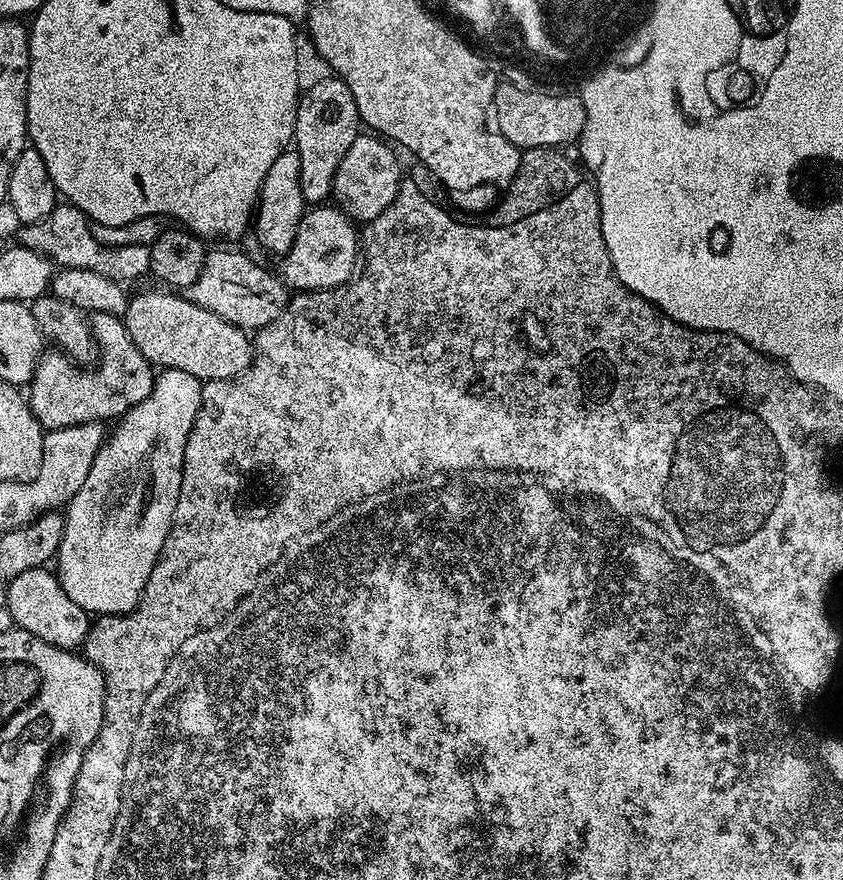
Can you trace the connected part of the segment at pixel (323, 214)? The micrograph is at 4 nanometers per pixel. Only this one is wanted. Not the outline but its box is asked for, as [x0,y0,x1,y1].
[282,206,362,292]

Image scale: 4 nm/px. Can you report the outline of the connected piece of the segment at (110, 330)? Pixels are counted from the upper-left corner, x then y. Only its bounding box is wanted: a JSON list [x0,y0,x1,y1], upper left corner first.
[26,312,157,430]

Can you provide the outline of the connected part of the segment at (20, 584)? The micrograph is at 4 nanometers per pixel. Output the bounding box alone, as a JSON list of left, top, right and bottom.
[6,567,90,650]

